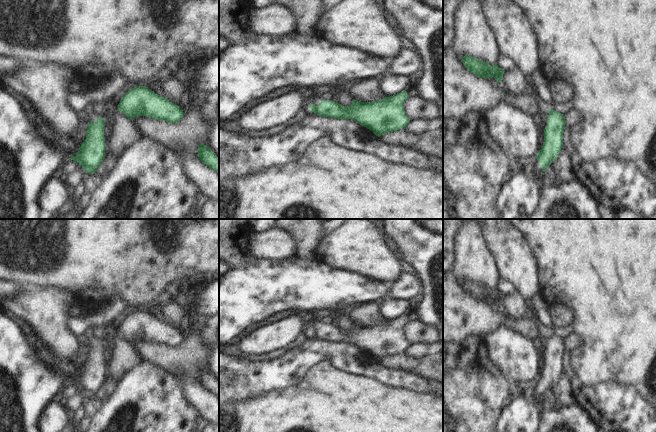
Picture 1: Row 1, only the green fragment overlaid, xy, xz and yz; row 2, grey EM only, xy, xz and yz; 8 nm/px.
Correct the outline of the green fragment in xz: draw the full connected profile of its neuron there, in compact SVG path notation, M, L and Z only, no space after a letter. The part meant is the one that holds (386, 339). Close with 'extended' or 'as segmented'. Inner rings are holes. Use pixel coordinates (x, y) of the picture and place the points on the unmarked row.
M319 314L310 321L311 336L337 343L352 343L372 355L376 360L405 353L410 343L405 338L404 327L409 322L404 314L390 321L372 326L352 324L350 330L323 324Z; extended

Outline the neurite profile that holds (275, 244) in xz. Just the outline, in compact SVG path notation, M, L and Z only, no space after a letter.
M274 227L262 233L252 233L249 250L255 259L284 260L297 256L297 239Z

